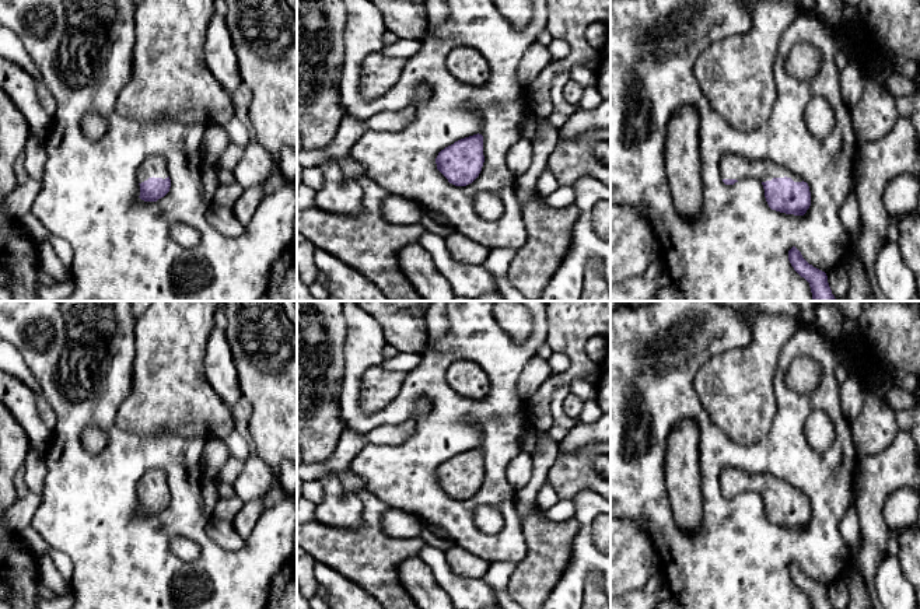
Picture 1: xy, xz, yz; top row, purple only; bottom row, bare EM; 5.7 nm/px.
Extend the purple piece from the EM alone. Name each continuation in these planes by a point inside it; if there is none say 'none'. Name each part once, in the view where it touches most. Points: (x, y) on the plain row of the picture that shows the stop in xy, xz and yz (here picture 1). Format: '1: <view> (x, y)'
1: yz (733, 480)

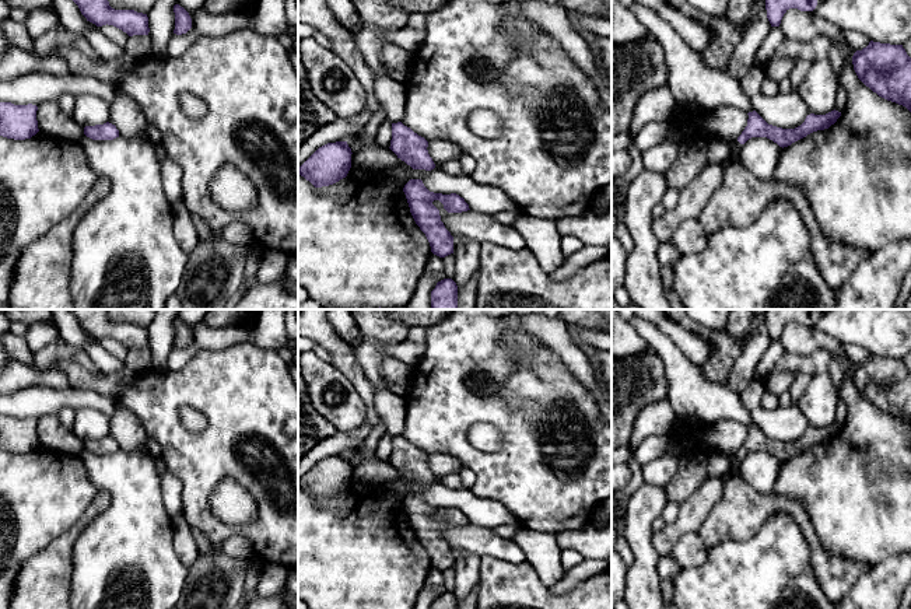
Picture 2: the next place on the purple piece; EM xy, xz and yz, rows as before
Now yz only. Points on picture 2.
none

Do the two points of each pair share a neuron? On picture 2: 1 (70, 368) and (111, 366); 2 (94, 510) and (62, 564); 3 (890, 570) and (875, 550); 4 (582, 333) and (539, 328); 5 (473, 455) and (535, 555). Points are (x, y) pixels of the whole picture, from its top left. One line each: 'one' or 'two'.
1: two
2: one
3: two
4: two
5: two

